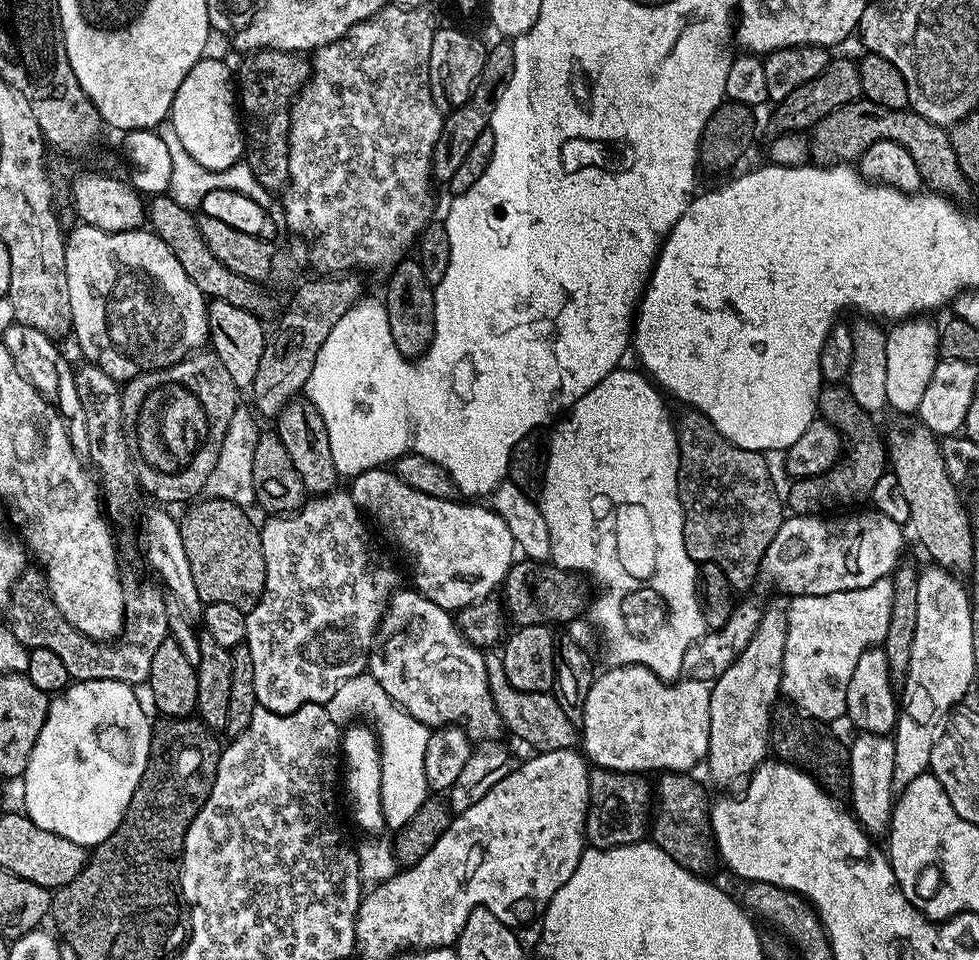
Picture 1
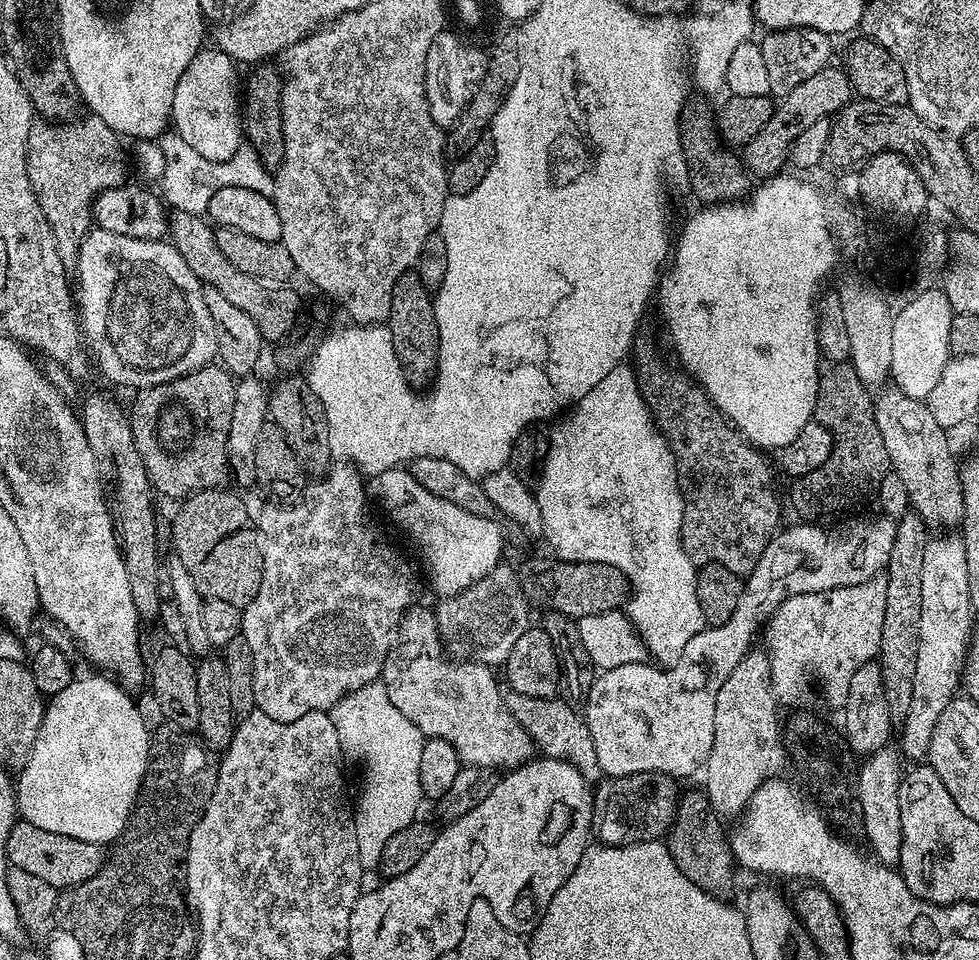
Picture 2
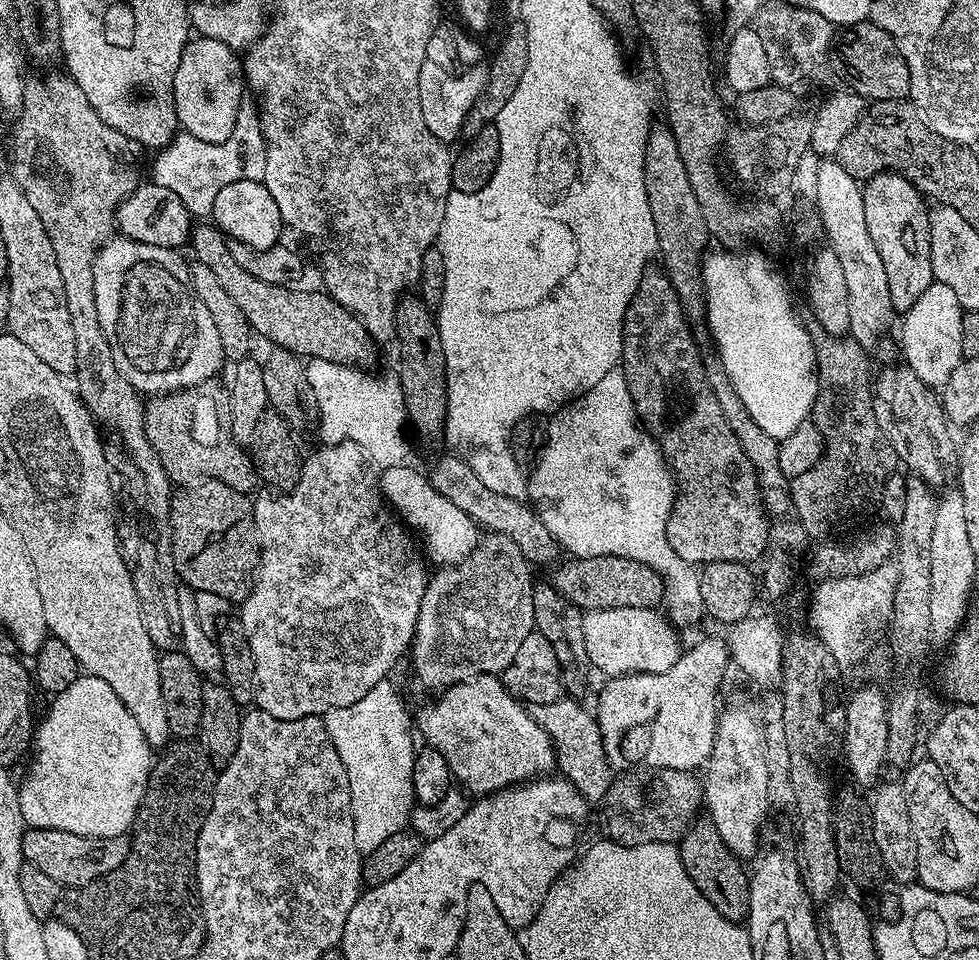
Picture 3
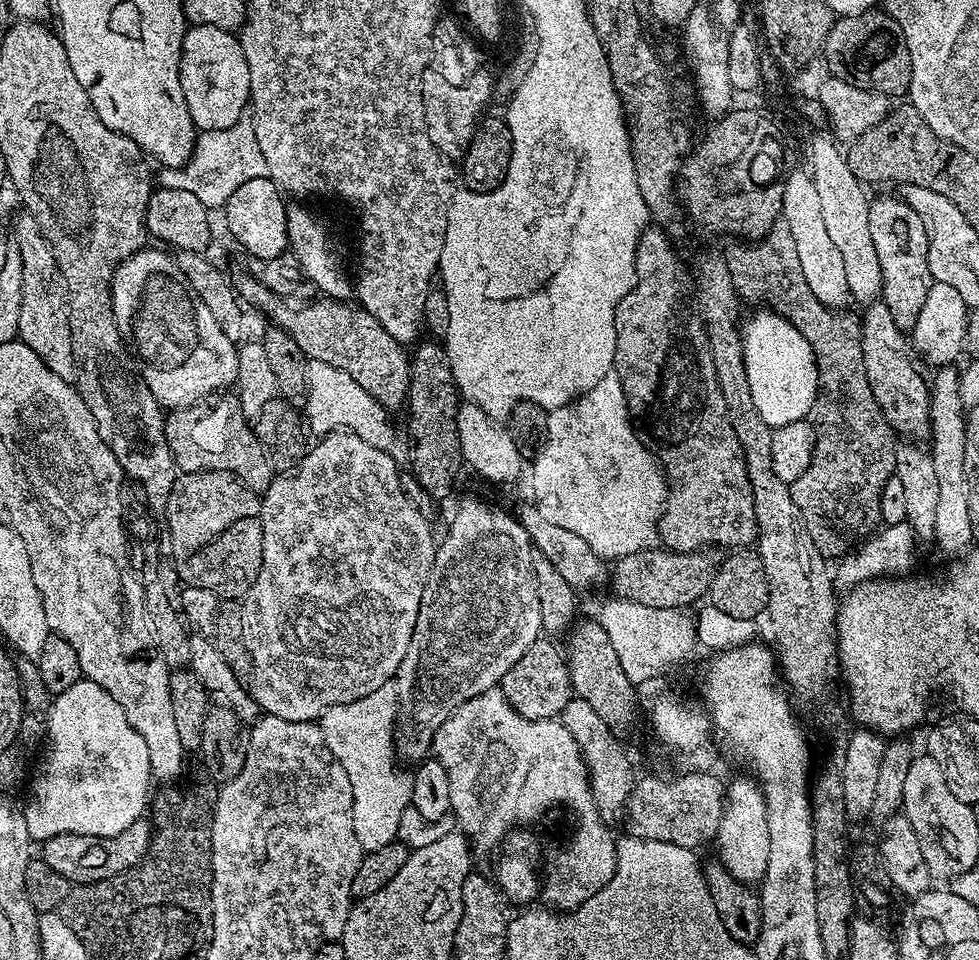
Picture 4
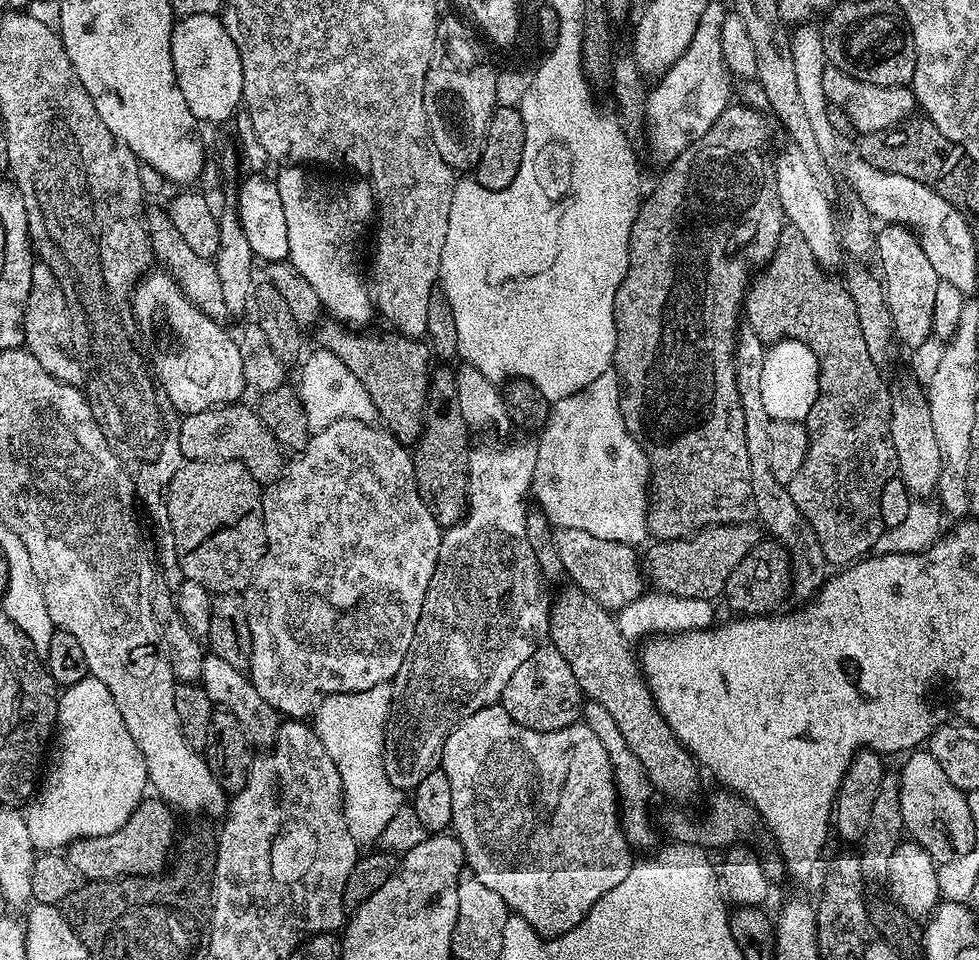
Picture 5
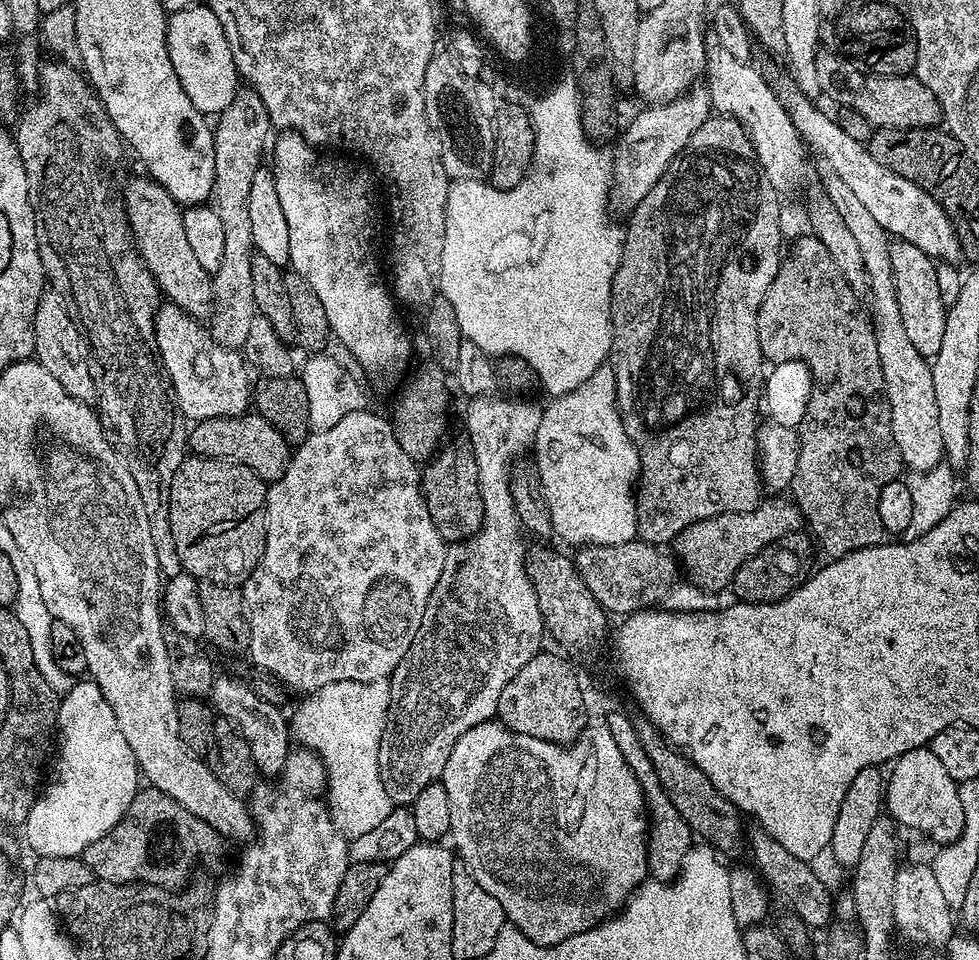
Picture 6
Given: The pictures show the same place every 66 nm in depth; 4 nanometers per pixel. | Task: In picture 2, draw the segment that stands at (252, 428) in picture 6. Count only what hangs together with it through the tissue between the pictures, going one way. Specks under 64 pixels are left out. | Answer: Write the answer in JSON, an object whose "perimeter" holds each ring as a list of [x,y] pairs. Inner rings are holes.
{"perimeter":[[[213,362],[177,380],[142,388],[135,393],[136,401],[130,407],[134,442],[138,446],[142,466],[146,466],[146,474],[159,495],[161,492],[162,495],[173,496],[176,502],[180,502],[196,492],[217,487],[221,483],[220,479],[229,475],[228,435],[230,414],[234,410],[235,389],[232,373]]]}

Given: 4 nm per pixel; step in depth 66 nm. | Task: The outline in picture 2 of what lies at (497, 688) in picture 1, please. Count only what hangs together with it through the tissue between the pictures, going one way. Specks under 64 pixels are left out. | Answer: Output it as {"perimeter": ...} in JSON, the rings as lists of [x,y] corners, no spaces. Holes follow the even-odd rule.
{"perimeter":[[[508,690],[504,692],[504,701],[510,714],[518,722],[518,726],[522,726],[522,730],[526,730],[533,745],[539,751],[541,748],[540,752],[545,757],[565,760],[566,763],[573,764],[581,770],[598,769],[598,757],[594,752],[594,741],[587,728],[587,722],[567,699],[530,698],[530,694],[518,694]]]}

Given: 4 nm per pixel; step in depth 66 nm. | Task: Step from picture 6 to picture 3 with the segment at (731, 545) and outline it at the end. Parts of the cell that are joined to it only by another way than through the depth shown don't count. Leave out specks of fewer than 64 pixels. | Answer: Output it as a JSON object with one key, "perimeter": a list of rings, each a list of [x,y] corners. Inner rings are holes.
{"perimeter":[[[618,555],[573,557],[568,560],[556,566],[558,568],[550,576],[550,582],[583,611],[610,608],[653,609],[659,601],[663,601],[663,581],[656,571],[637,560]]]}

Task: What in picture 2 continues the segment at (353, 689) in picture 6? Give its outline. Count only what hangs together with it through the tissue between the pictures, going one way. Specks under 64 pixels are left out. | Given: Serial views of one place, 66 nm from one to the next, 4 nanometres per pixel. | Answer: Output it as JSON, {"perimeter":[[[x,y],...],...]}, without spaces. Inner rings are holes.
{"perimeter":[[[383,682],[367,684],[351,692],[349,696],[343,696],[331,708],[330,715],[345,753],[357,752],[364,759],[364,789],[360,792],[360,808],[358,804],[354,815],[358,858],[365,870],[372,870],[382,858],[382,846],[386,846],[386,842],[390,842],[390,838],[394,838],[398,830],[417,819],[416,811],[420,808],[420,800],[425,799],[422,782],[418,778],[418,765],[422,762],[422,746],[426,738],[420,733],[418,726],[414,726],[414,722],[410,722],[410,718],[406,718],[406,714],[402,714],[402,710],[398,710],[394,702],[390,702],[390,694],[386,694]]]}

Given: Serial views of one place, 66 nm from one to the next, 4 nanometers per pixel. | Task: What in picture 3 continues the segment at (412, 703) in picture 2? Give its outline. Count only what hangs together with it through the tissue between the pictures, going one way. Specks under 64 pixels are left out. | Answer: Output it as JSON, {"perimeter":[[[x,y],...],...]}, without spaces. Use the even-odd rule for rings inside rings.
{"perimeter":[[[499,675],[476,676],[473,680],[453,683],[437,704],[428,704],[418,720],[418,732],[425,736],[427,747],[437,748],[446,758],[452,780],[465,793],[483,798],[512,785],[520,785],[533,778],[543,777],[557,767],[556,745],[542,725],[533,718],[531,711],[508,692]]]}

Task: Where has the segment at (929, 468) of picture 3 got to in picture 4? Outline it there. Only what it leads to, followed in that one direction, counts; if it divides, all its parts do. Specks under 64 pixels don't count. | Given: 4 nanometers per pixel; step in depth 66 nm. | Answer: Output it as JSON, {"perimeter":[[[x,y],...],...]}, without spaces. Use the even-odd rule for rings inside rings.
{"perimeter":[[[880,298],[863,309],[860,329],[866,378],[870,378],[870,388],[874,390],[886,422],[890,422],[892,431],[901,437],[911,438],[916,442],[927,441],[932,434],[932,393],[929,381],[920,377],[920,372],[912,361],[914,352],[910,347],[909,337],[896,325],[890,310]]]}

